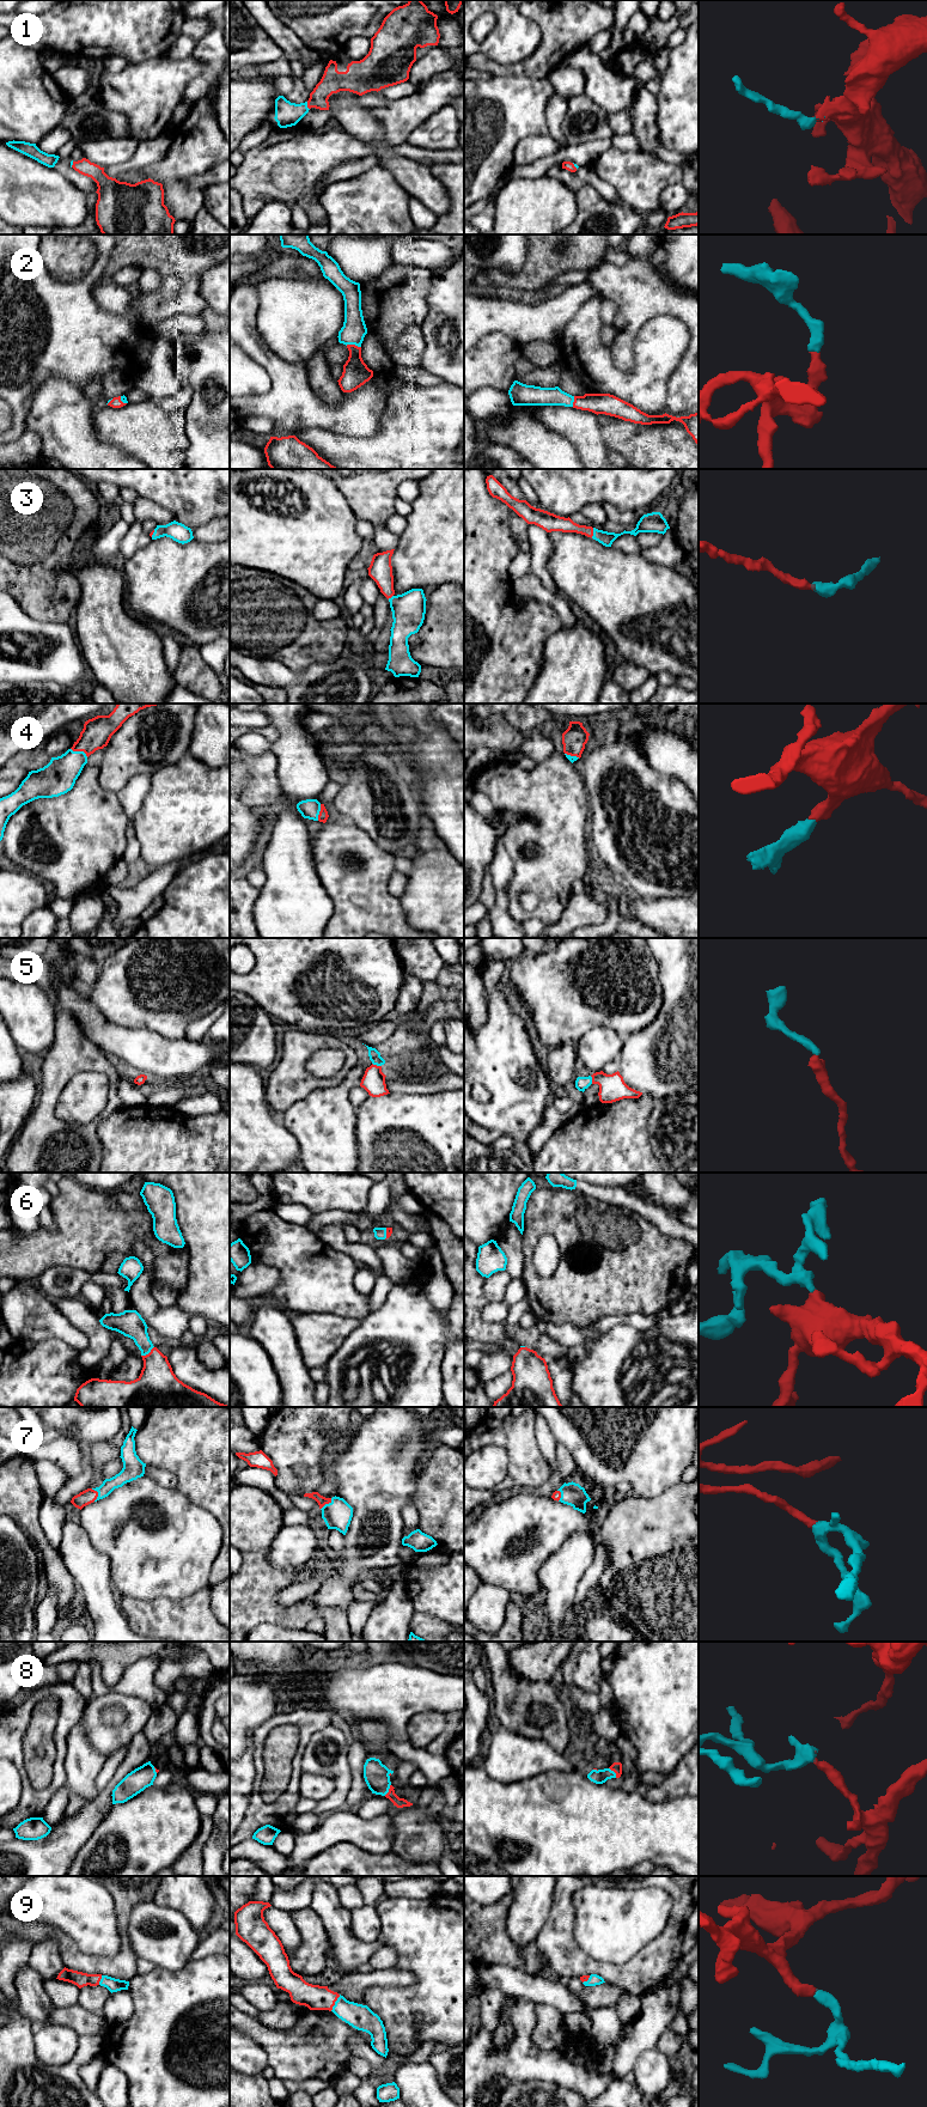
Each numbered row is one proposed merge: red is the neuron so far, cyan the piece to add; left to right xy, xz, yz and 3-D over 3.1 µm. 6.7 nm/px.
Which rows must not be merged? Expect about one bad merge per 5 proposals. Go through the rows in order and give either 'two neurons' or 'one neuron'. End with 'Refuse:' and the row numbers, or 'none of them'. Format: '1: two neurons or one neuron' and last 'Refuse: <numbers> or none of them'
1: one neuron
2: one neuron
3: one neuron
4: one neuron
5: one neuron
6: one neuron
7: one neuron
8: one neuron
9: one neuron
Refuse: none of them

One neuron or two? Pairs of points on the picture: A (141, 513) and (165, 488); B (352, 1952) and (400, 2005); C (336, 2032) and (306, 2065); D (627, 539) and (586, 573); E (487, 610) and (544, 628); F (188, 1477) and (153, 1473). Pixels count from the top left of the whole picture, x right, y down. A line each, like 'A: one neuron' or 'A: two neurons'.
A: two neurons
B: two neurons
C: one neuron
D: two neurons
E: one neuron
F: two neurons

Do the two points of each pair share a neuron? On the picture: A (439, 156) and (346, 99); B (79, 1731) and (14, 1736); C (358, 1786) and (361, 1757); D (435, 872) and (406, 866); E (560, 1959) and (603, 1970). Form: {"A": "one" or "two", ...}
{"A": "two", "B": "two", "C": "one", "D": "two", "E": "one"}

